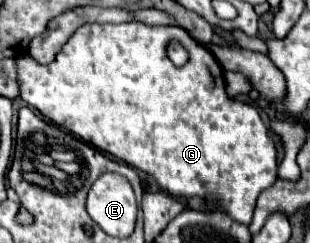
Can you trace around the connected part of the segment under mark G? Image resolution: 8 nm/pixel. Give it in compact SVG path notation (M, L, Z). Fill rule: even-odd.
M130 20L130 22L124 22L124 24L82 24L68 38L68 42L62 46L62 50L58 52L58 58L52 64L42 66L42 64L36 64L28 54L18 56L18 84L20 84L22 100L30 108L38 110L44 118L48 118L50 122L54 122L56 126L60 126L60 128L64 128L64 130L80 136L84 142L96 146L98 150L116 156L118 160L126 162L128 166L134 166L134 168L138 168L142 172L154 176L156 182L160 184L160 188L166 190L172 196L202 196L202 198L216 200L232 216L232 220L236 220L240 224L246 224L248 226L252 222L252 210L254 210L254 204L256 204L258 194L262 190L266 190L268 186L272 186L274 180L276 180L276 176L278 176L276 174L276 170L278 170L278 164L276 164L276 148L272 144L272 138L270 138L268 128L264 126L260 114L250 104L244 104L244 102L238 102L238 100L230 100L226 96L222 68L214 62L214 56L210 54L210 50L204 48L202 44L198 44L186 30L182 30L178 26L148 26L148 24L138 22L138 20ZM172 38L178 38L188 48L188 52L190 52L190 60L182 68L176 68L170 62L170 58L166 56L166 52L164 52L166 44Z

